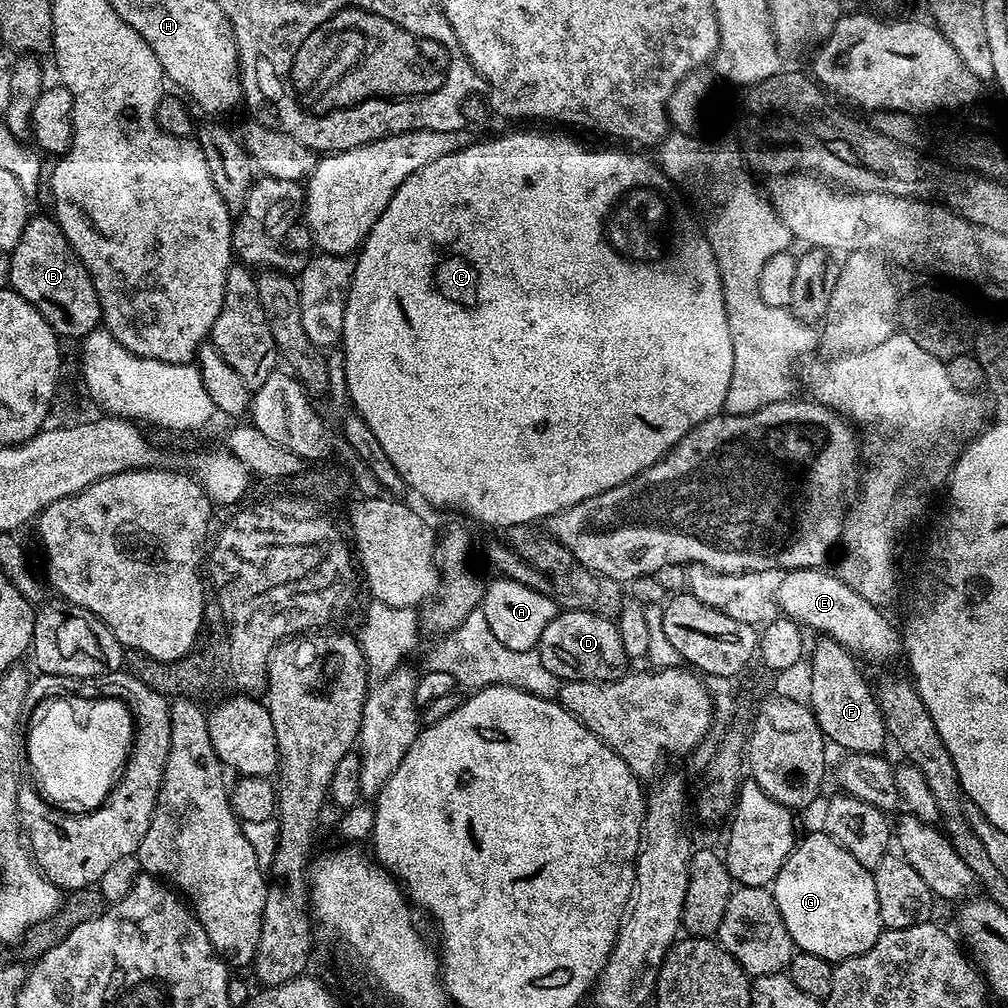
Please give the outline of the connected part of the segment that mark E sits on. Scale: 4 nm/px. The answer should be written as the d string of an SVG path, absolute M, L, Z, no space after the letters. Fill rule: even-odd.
M794 568L783 573L780 585L775 585L774 599L787 619L796 621L805 629L821 628L825 636L831 636L839 642L841 648L847 648L853 654L865 656L868 660L880 664L891 656L901 655L902 636L892 629L885 613L876 608L862 594L850 590L840 581L839 575L828 573L824 568Z

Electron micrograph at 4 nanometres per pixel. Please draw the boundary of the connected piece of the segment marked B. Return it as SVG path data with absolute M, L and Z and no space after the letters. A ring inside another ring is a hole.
M29 215L21 240L10 253L8 284L26 302L30 302L46 318L61 338L83 341L94 329L101 327L100 303L94 282L86 266L76 257L66 234L51 215Z

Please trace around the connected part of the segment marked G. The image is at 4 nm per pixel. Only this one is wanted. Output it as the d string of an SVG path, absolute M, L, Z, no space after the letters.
M827 831L812 832L808 837L801 839L796 847L792 849L791 854L786 858L786 862L782 866L782 870L778 870L776 879L770 885L770 891L774 902L778 906L778 910L782 914L782 922L786 922L786 930L790 934L793 945L801 952L809 952L810 954L818 954L818 958L826 958L833 962L841 960L849 960L858 954L868 952L870 946L874 946L874 942L878 942L882 925L880 922L880 911L878 910L878 890L874 890L874 878L872 872L866 866L862 866L862 862L858 862L858 858L854 858L854 854L850 854L840 843L832 839Z

